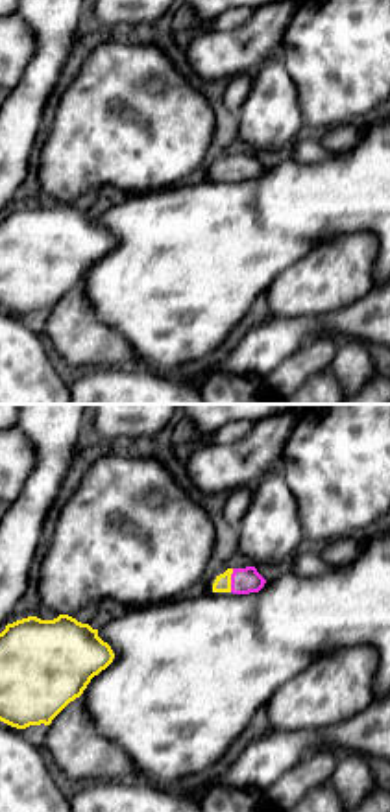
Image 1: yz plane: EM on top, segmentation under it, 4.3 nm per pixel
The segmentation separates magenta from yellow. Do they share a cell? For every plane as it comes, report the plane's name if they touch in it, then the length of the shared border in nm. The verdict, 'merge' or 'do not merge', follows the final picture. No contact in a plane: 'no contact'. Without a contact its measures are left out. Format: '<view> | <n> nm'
yz | 110 nm

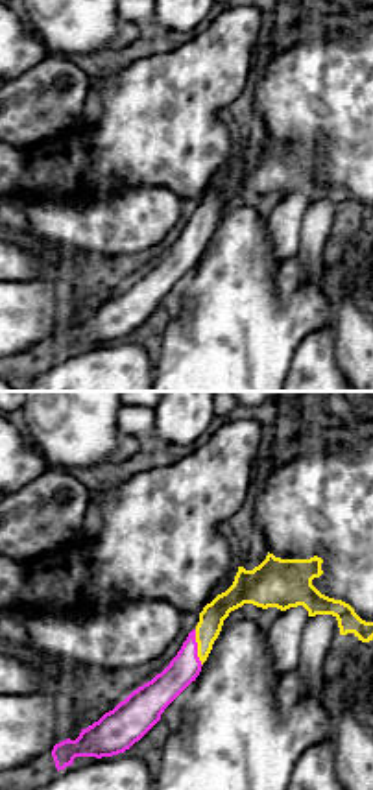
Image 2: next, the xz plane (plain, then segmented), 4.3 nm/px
xz | 160 nm

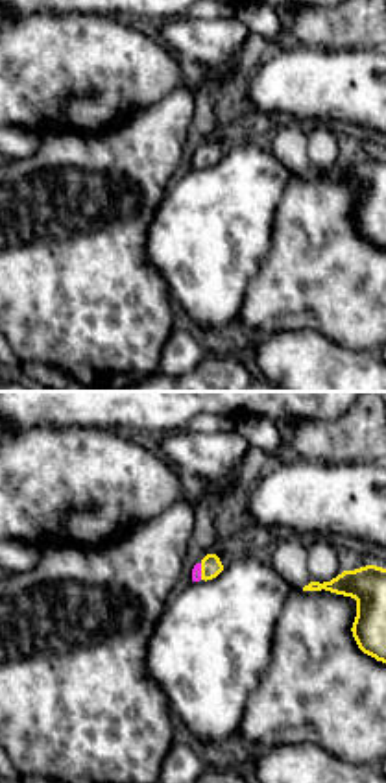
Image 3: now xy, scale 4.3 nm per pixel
xy | 70 nm

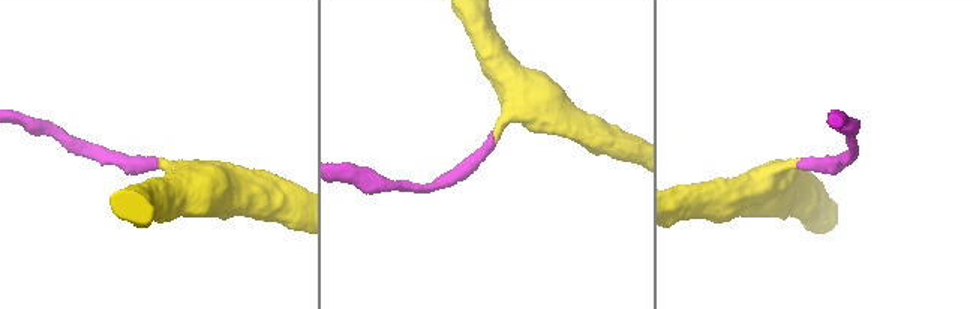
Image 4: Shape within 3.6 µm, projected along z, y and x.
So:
merge

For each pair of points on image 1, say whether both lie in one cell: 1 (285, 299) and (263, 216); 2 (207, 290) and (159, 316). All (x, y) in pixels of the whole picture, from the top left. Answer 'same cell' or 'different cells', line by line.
1: different cells
2: same cell

